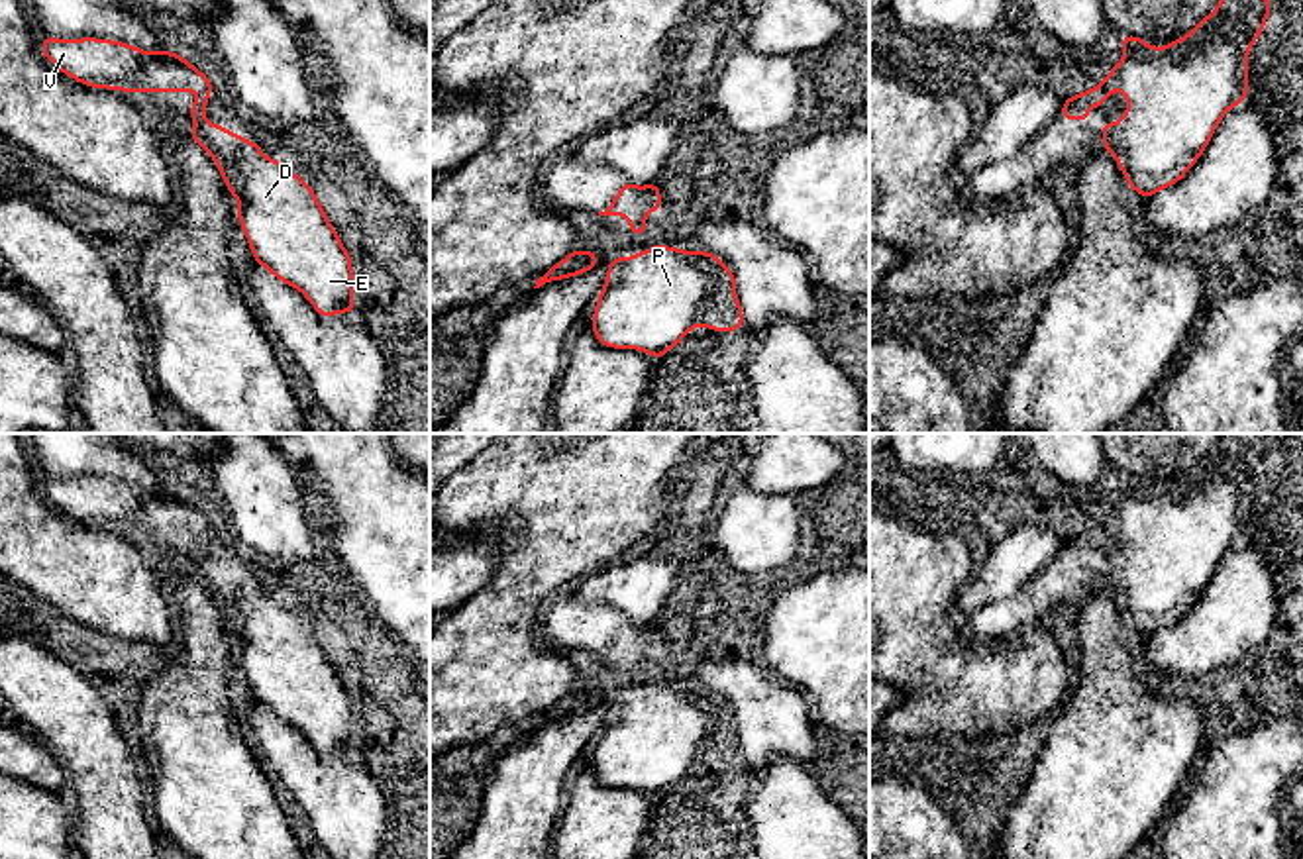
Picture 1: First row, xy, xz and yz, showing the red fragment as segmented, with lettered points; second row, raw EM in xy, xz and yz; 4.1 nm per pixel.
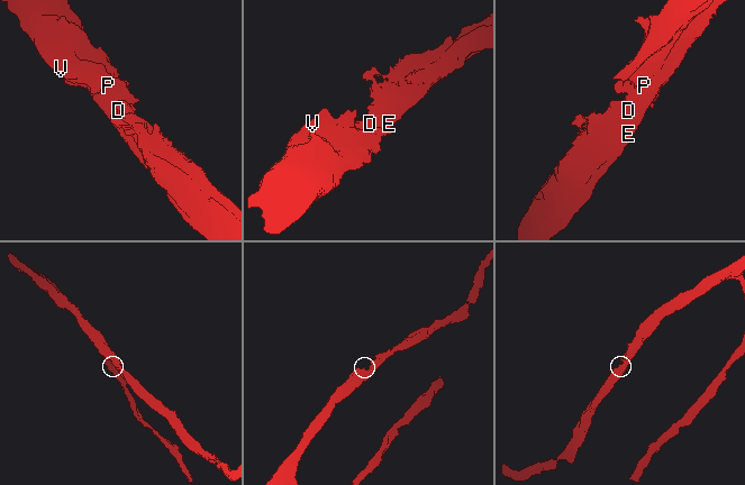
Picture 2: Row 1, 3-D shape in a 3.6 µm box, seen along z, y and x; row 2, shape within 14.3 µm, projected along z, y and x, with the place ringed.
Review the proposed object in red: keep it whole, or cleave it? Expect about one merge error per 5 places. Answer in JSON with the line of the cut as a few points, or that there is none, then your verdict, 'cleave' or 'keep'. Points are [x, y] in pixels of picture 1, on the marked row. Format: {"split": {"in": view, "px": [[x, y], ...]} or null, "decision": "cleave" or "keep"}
{"split": null, "decision": "keep"}

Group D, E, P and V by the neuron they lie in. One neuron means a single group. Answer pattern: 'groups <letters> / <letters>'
groups D E P V

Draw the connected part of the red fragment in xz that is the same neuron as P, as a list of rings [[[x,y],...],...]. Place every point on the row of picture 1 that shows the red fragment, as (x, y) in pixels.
[[[653,243],[630,259],[618,255],[610,261],[589,328],[604,347],[636,349],[661,359],[697,326],[720,333],[744,328],[736,275],[710,251],[683,251]]]

